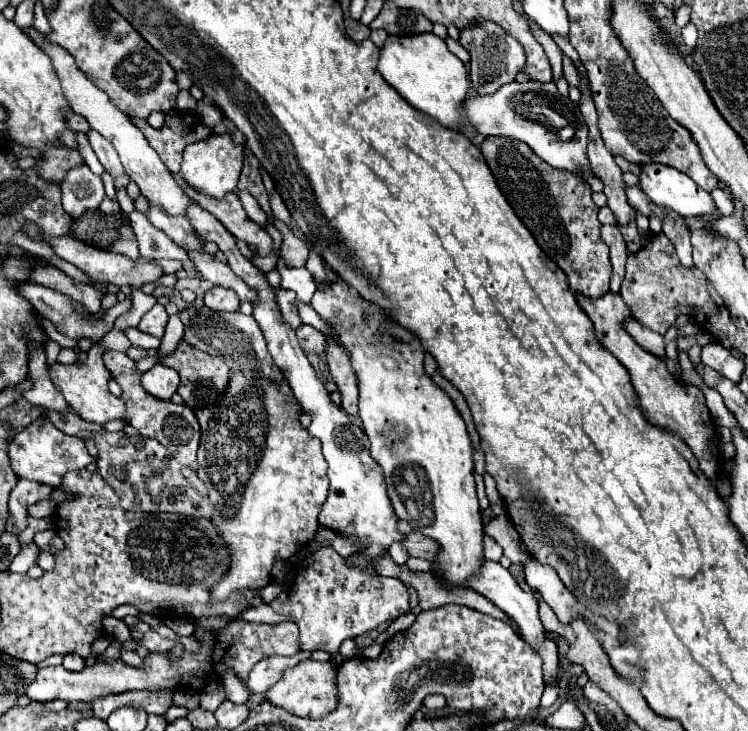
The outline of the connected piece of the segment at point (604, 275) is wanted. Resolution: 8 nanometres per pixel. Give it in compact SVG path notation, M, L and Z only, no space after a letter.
M489 137L483 141L481 151L505 199L533 233L537 245L565 271L571 291L587 295L589 299L609 293L609 247L601 239L601 223L597 219L599 207L591 199L593 191L589 183L569 171L547 165L517 139Z

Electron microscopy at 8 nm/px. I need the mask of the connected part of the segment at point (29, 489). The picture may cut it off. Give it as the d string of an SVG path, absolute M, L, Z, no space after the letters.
M19 479L19 483L15 485L15 489L11 491L11 497L9 497L9 513L13 519L13 527L17 531L25 531L29 525L27 523L27 519L29 519L27 507L45 499L51 491L53 491L53 487L39 485L29 479Z

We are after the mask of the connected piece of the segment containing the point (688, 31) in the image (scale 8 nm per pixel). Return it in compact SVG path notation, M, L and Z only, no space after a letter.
M689 23L687 27L681 29L681 33L683 33L683 41L685 41L685 45L687 45L687 51L691 53L693 47L695 47L695 41L697 41L697 29Z

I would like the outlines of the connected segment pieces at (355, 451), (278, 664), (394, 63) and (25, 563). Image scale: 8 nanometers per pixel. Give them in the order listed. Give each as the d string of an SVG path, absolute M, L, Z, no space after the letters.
M191 205L187 209L191 225L197 233L201 233L207 241L213 241L219 245L219 249L225 253L227 257L227 265L247 283L251 283L251 287L259 287L259 303L253 305L253 317L259 323L265 339L267 339L267 347L271 351L271 357L275 361L275 365L283 371L293 397L299 401L301 409L311 415L311 425L309 425L309 433L313 437L317 437L323 445L323 455L329 463L329 471L327 477L331 481L329 487L329 497L321 507L321 515L319 515L319 523L327 529L339 531L341 535L355 539L357 541L357 549L365 549L371 543L379 543L383 547L393 545L395 541L403 539L403 535L397 531L397 515L391 507L391 501L387 499L387 489L383 483L383 471L379 471L379 465L371 459L369 455L369 439L367 435L349 421L349 415L331 401L329 391L325 389L325 383L317 377L315 369L311 367L309 359L305 357L303 349L297 343L297 335L295 331L291 331L291 327L285 327L285 323L279 323L279 319L275 319L275 311L271 311L271 285L265 281L265 275L261 271L257 271L257 267L241 255L235 237L209 213L203 211L199 205Z
M299 651L299 653L291 655L291 657L279 657L279 655L275 655L275 657L269 657L269 659L259 661L259 663L251 669L249 679L247 679L247 683L245 683L245 689L249 691L249 695L265 693L265 689L267 689L271 683L275 683L275 679L279 679L279 675L281 675L283 669L293 667L295 663L307 659L309 655L311 655L311 653L307 653L307 651Z
M433 33L405 39L389 37L381 49L377 69L381 71L383 79L417 111L433 117L447 129L459 129L463 119L461 109L471 85L465 65L447 49L443 39L435 37Z
M35 543L23 547L21 553L19 553L19 555L13 559L13 563L9 565L9 571L13 571L13 573L25 573L31 565L37 563L37 553L39 553L39 549L35 547Z

